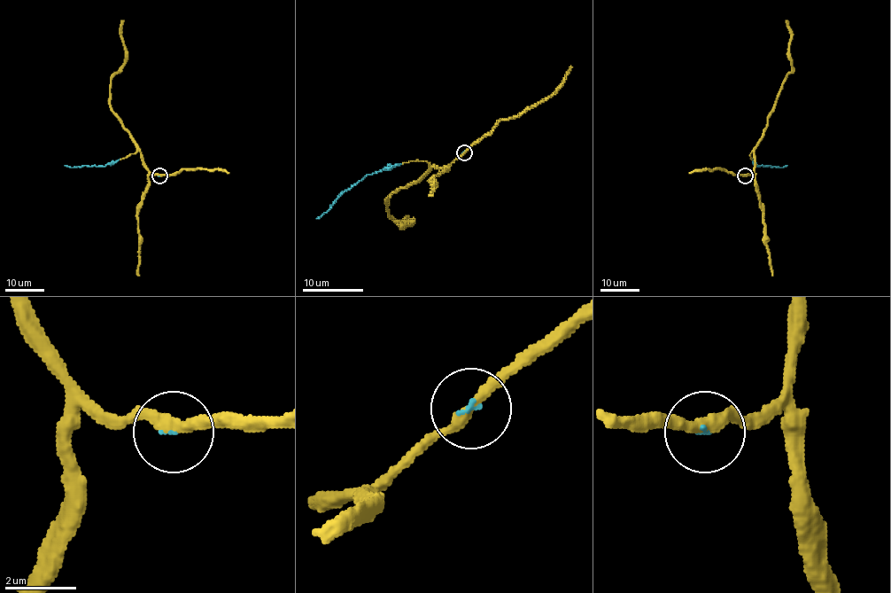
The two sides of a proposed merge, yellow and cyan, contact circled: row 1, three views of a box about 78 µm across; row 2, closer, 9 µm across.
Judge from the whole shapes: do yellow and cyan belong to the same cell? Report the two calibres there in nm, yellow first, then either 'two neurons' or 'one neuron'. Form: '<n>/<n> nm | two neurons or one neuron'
320/80 nm | one neuron

